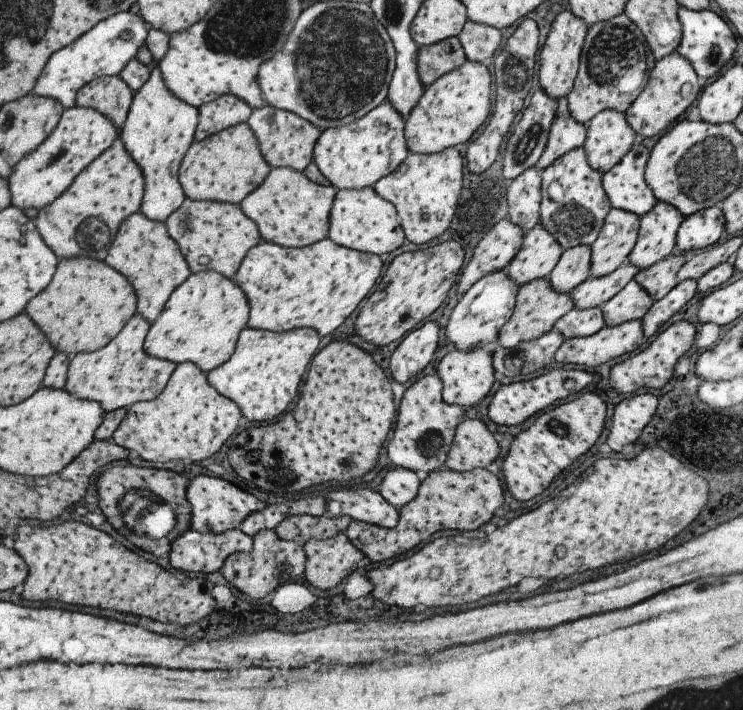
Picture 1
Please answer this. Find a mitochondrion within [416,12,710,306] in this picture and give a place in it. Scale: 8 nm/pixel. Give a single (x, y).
(615, 52)

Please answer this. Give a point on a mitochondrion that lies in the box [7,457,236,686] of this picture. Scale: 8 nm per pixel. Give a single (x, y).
(150, 503)

